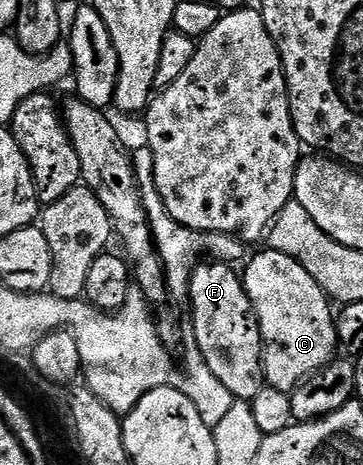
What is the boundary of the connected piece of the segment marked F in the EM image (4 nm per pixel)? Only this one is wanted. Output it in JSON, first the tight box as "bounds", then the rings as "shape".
{"bounds":[189,263,267,402],"shape":[[[199,263],[194,267],[194,273],[190,277],[190,301],[189,320],[194,322],[196,340],[207,360],[212,374],[220,379],[228,387],[235,401],[251,402],[256,395],[260,395],[262,389],[267,388],[266,374],[262,371],[262,336],[258,321],[254,317],[254,308],[246,294],[246,288],[242,286],[242,278],[236,272],[233,273],[226,263]]]}

